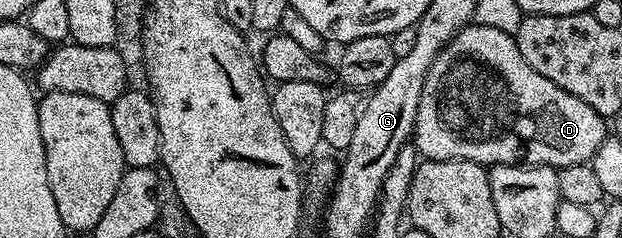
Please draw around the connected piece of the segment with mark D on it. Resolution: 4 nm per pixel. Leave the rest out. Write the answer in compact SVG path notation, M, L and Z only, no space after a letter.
M469 25L460 30L442 48L440 56L432 62L432 68L428 70L428 76L422 85L422 97L418 101L416 124L412 126L412 139L417 152L425 160L461 159L462 161L474 161L485 165L527 165L559 169L592 160L598 145L602 145L602 141L606 137L604 123L606 123L605 116L598 114L594 109L590 109L590 105L586 105L586 101L578 101L578 97L566 93L566 89L558 89L558 85L554 85L552 81L546 81L546 77L542 77L542 73L534 73L534 69L530 69L530 65L526 65L522 53L518 53L518 45L513 36L483 25Z

